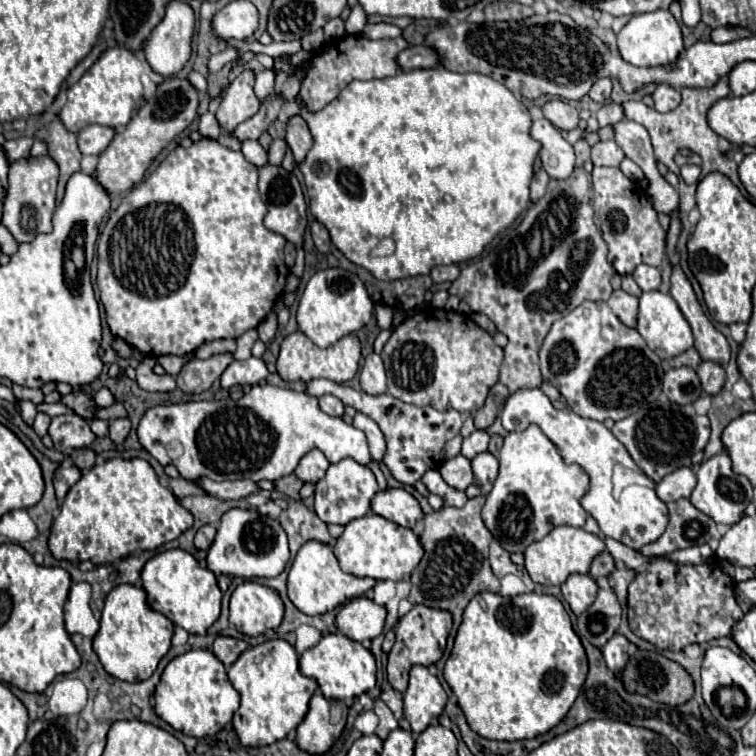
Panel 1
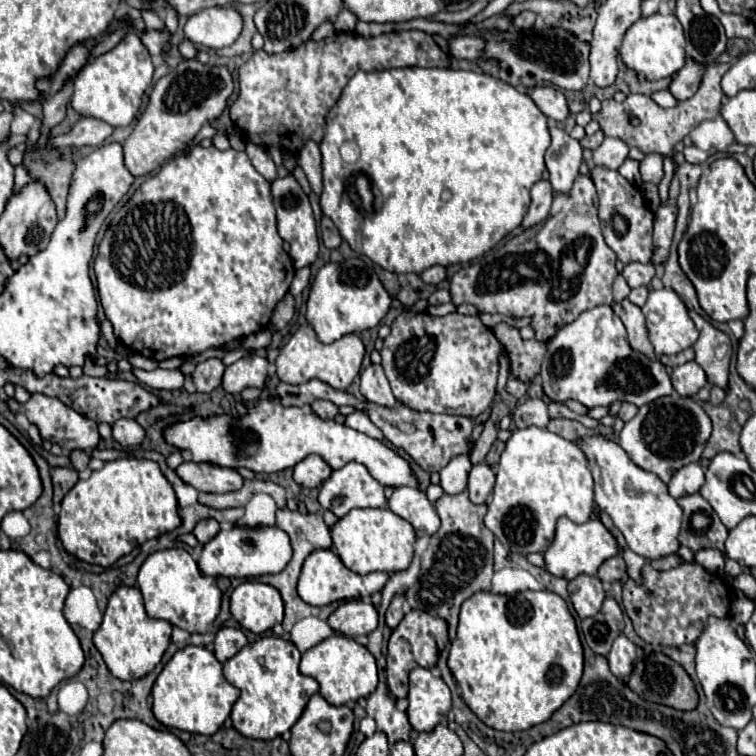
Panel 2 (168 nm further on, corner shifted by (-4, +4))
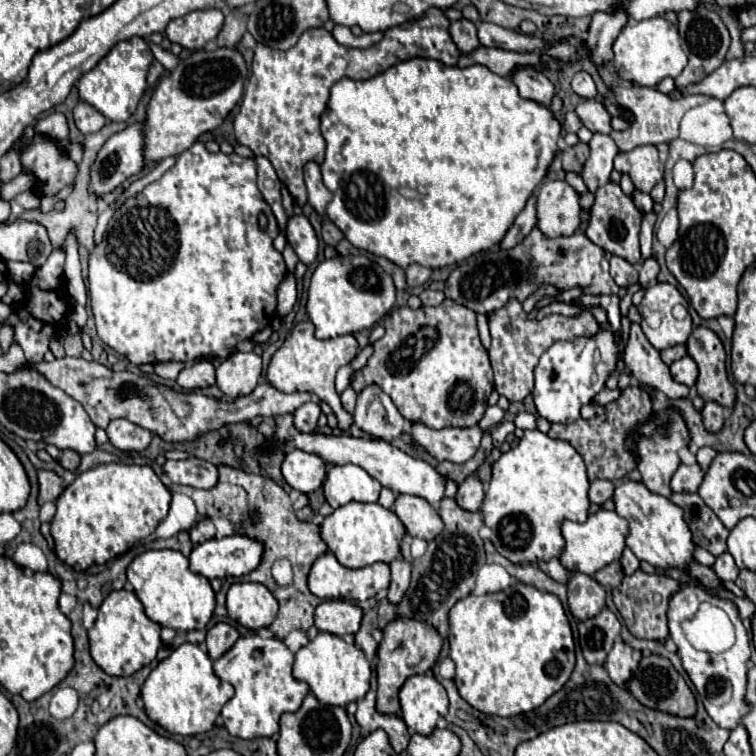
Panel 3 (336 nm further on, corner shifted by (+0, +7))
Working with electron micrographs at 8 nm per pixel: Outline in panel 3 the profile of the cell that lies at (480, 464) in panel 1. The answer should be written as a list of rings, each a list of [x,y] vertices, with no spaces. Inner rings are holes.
[[[467,477],[455,495],[455,501],[461,509],[465,511],[479,511],[481,503],[483,503],[485,491],[483,491],[483,483],[477,477]]]

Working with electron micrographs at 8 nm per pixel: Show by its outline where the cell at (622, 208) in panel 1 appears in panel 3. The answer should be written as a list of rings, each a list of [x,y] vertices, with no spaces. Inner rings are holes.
[[[607,183],[599,187],[595,195],[595,203],[589,211],[589,225],[585,229],[585,235],[611,255],[623,257],[625,261],[637,265],[641,261],[641,251],[639,251],[639,227],[641,227],[641,211],[633,205],[631,197],[627,197],[617,183]]]

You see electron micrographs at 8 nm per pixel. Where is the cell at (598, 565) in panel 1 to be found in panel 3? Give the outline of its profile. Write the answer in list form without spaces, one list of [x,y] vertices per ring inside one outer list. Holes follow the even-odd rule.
[[[615,561],[615,563],[611,563],[611,565],[603,567],[603,569],[599,569],[599,571],[595,573],[595,579],[597,579],[603,587],[609,587],[609,589],[619,587],[619,583],[621,583],[621,579],[623,579],[623,569],[621,569],[619,561]]]

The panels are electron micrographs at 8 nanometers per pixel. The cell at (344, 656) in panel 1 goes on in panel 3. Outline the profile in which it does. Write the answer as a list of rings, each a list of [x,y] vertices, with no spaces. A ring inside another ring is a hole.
[[[319,633],[315,639],[311,639],[305,647],[301,647],[295,653],[293,677],[299,681],[305,681],[311,693],[323,705],[343,707],[351,701],[359,701],[369,691],[371,665],[357,645],[345,641],[343,637],[331,635],[331,633]]]

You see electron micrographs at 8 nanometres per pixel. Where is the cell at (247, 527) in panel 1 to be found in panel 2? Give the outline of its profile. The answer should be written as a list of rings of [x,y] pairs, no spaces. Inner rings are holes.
[[[231,526],[229,530],[221,530],[211,542],[205,544],[201,558],[199,558],[199,568],[207,576],[227,576],[227,578],[253,578],[253,576],[263,576],[263,574],[279,574],[293,556],[291,540],[287,532],[283,532],[277,526]]]

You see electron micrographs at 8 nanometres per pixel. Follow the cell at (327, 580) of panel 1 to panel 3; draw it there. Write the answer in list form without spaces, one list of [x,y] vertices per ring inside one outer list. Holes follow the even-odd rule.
[[[325,553],[315,561],[315,567],[311,567],[309,575],[309,587],[311,593],[321,599],[349,599],[349,601],[365,601],[369,597],[375,597],[379,591],[387,589],[391,581],[389,565],[387,563],[373,563],[361,569],[347,569],[343,567],[333,553]]]

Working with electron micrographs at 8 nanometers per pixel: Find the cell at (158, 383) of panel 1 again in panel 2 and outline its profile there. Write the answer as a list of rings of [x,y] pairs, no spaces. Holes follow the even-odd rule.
[[[133,368],[132,372],[143,386],[149,386],[155,390],[179,390],[179,388],[183,388],[183,374],[179,370],[155,368],[155,370],[147,372],[141,368]]]

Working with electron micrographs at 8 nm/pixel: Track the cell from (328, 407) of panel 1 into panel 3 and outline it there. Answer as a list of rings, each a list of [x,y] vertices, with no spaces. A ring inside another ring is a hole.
[[[309,401],[305,405],[301,405],[295,413],[293,413],[293,425],[297,431],[301,433],[311,433],[317,427],[317,419],[321,415],[321,409],[317,403]]]

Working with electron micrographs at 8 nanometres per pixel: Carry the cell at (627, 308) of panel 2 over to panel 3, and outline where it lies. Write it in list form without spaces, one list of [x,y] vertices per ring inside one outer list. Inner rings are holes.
[[[633,323],[629,329],[629,339],[625,345],[625,365],[641,385],[651,387],[653,391],[661,391],[669,399],[681,399],[689,395],[687,385],[673,381],[669,367],[661,361],[659,351],[651,347],[637,323]]]

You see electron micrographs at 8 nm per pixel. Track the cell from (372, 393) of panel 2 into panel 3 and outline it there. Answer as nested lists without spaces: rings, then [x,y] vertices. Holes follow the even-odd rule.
[[[375,385],[365,387],[359,393],[353,419],[363,433],[383,439],[387,443],[401,437],[405,427],[405,419],[399,415],[397,407],[391,403],[391,397],[385,395]]]

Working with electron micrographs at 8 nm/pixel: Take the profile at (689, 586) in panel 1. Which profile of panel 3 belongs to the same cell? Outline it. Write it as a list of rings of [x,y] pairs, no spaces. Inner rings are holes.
[[[635,571],[625,577],[623,583],[613,589],[613,603],[619,609],[627,629],[637,639],[665,639],[667,637],[667,599],[671,591],[675,591],[677,581],[665,575],[647,575],[643,571]]]

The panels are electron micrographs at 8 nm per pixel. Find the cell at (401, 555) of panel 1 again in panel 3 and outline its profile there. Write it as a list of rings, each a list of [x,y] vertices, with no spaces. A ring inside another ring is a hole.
[[[349,501],[347,505],[327,515],[321,523],[321,539],[327,543],[329,551],[333,551],[337,561],[349,569],[367,567],[377,561],[391,563],[401,553],[399,543],[403,535],[405,535],[405,527],[399,521],[399,517],[393,511],[381,507],[379,503]]]

